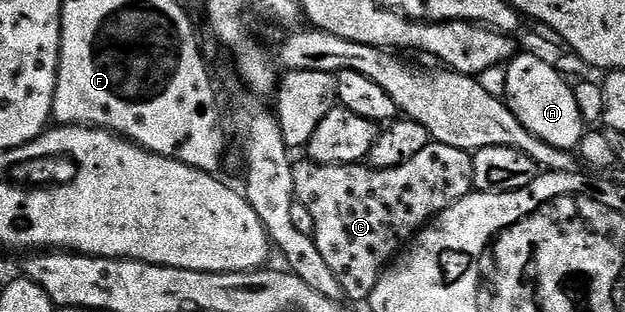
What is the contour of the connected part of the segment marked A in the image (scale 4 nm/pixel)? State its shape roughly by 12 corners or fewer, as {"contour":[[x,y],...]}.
{"contour":[[515,53],[504,101],[537,138],[577,151],[574,86],[550,62]]}

